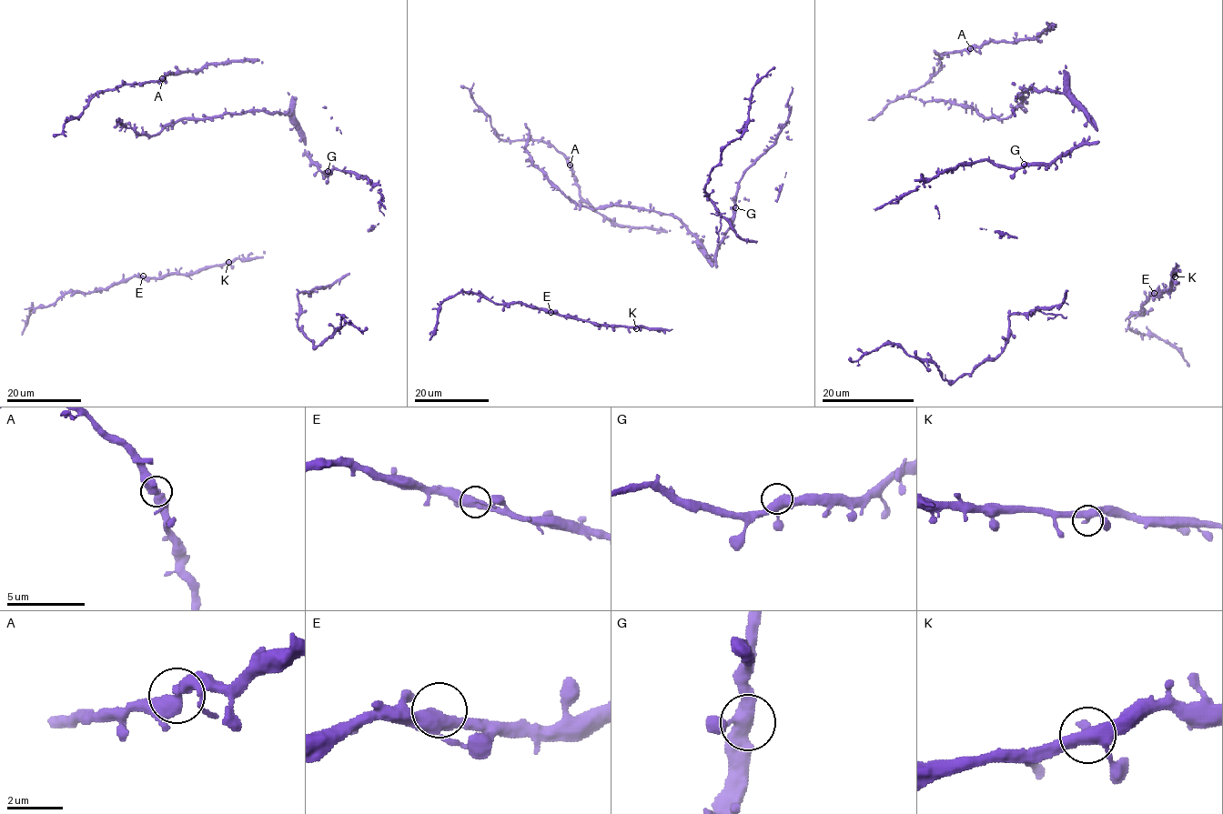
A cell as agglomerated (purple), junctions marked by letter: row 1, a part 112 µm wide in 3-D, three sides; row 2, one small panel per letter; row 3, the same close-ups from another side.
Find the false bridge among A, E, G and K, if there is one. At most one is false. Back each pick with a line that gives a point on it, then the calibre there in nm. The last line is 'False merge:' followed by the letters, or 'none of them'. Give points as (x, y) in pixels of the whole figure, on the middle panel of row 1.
False merge: none of them

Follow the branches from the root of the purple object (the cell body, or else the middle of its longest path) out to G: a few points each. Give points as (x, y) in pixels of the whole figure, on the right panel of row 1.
G: (944, 170), (984, 160), (1013, 168), (1019, 168), (1024, 164)

